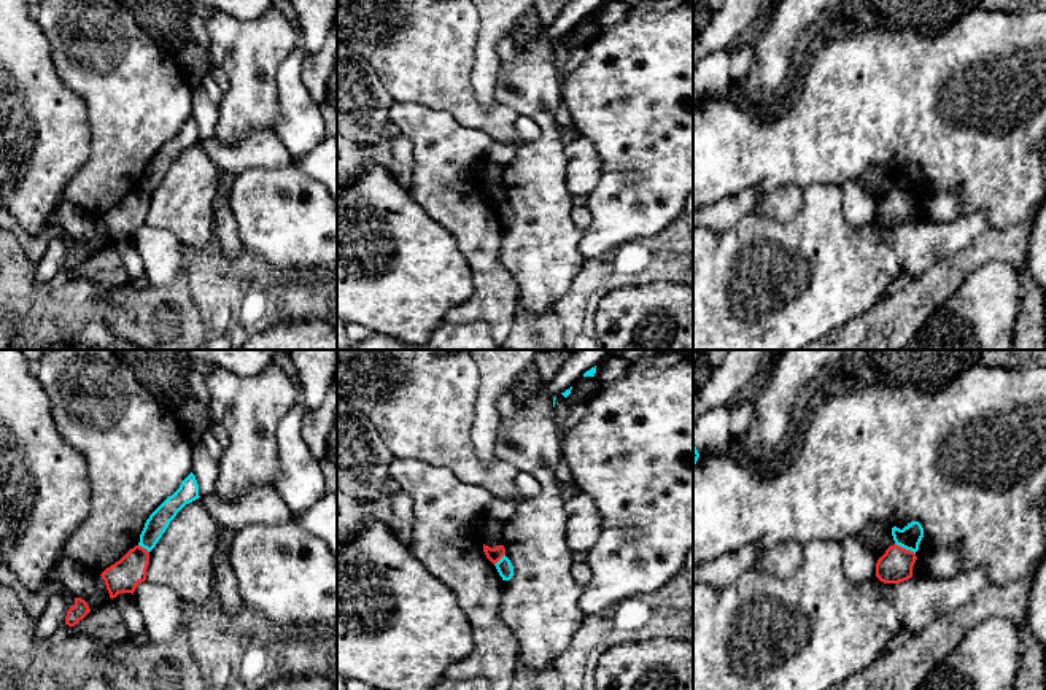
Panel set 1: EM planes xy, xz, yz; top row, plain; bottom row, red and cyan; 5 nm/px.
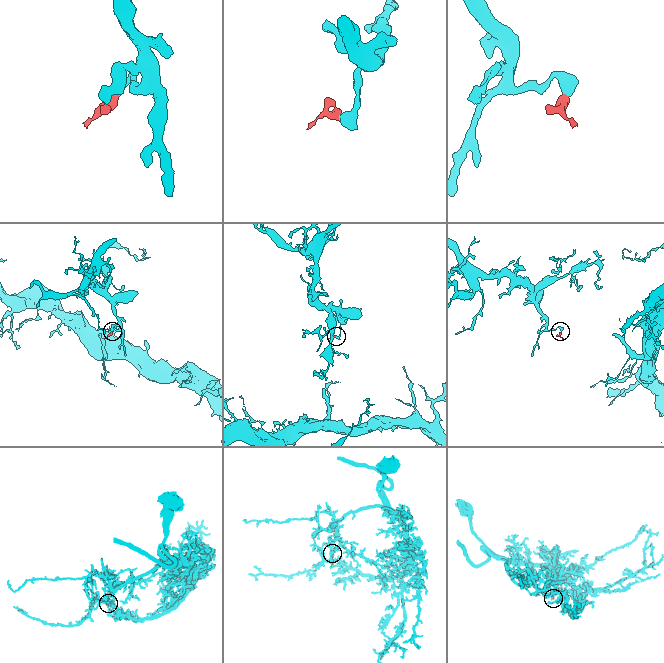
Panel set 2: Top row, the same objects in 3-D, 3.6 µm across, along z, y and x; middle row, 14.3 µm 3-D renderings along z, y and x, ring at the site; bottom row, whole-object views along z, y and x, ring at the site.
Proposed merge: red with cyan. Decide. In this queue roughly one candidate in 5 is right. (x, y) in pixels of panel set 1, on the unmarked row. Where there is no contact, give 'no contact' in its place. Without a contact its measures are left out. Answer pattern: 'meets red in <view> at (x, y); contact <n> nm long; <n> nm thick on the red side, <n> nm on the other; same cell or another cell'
meets red in yz at (905, 193); contact 120 nm long; 170 nm thick on the red side, 120 nm on the other; another cell

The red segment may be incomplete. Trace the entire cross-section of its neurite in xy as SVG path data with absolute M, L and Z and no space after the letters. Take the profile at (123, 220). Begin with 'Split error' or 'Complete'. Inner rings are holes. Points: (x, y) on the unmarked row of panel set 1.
Complete. M140 189L130 192L119 205L107 211L100 219L105 224L110 242L119 237L132 237L146 224L149 196Z

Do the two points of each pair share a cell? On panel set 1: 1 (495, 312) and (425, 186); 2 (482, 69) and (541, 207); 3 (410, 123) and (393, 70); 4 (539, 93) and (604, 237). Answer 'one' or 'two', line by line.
1: one
2: two
3: two
4: two

